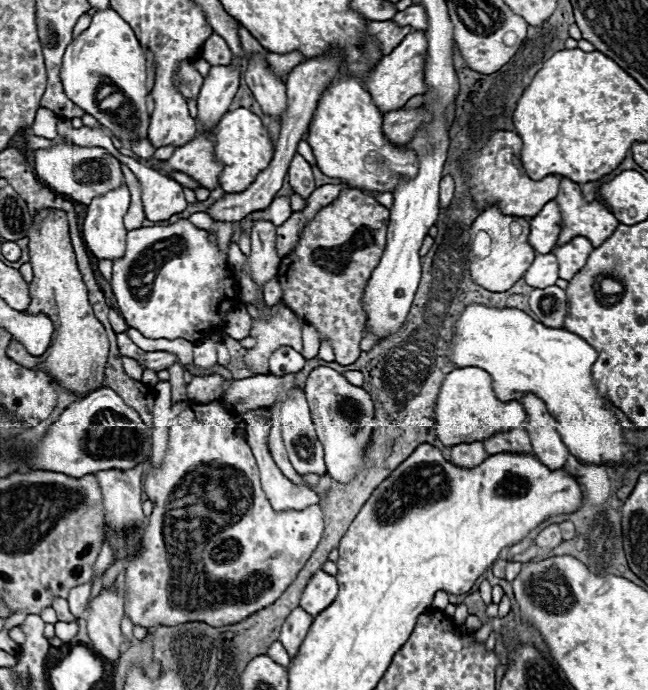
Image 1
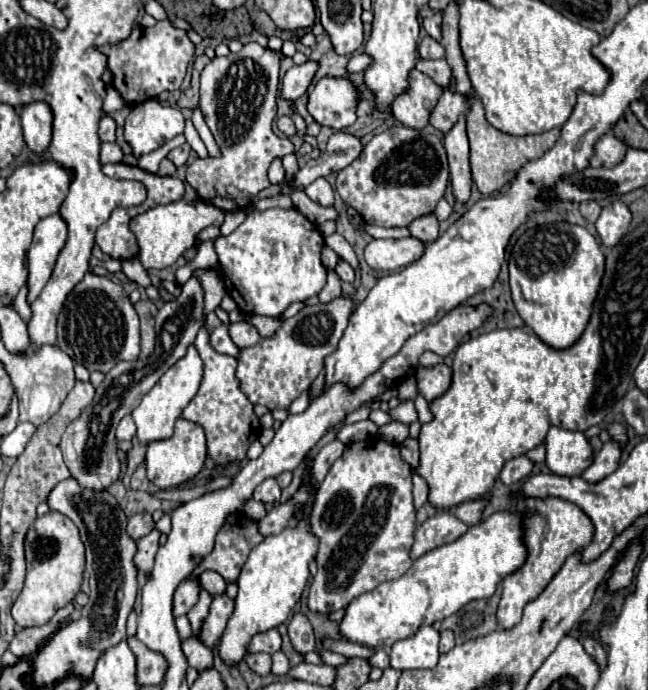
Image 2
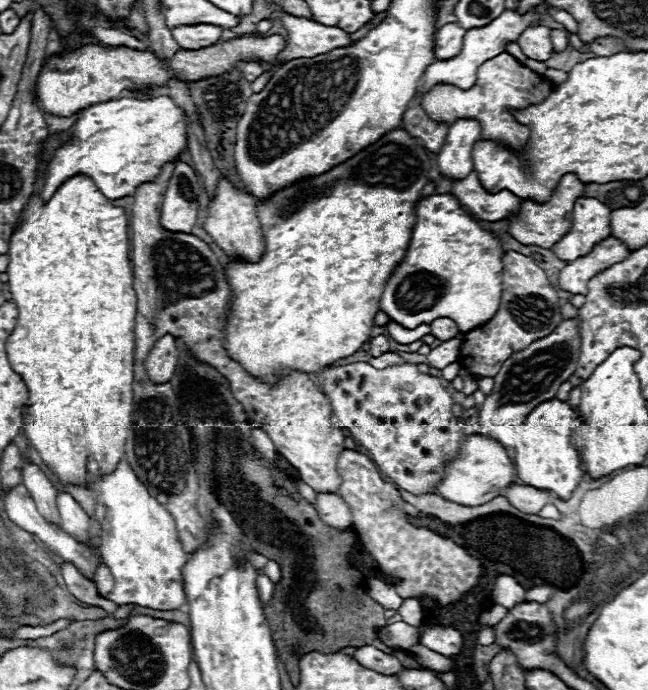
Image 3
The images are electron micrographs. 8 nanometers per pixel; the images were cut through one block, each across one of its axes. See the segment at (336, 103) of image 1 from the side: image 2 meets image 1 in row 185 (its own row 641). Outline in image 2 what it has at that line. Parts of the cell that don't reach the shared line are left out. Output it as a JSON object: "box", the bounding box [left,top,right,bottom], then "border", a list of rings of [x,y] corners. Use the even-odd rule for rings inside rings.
{"box":[340,512,526,648],"border":[[[496,512],[490,518],[482,520],[476,526],[470,526],[464,536],[458,540],[444,544],[440,548],[434,548],[412,562],[408,572],[404,572],[398,580],[382,582],[376,590],[360,594],[346,606],[346,614],[340,622],[340,634],[348,642],[356,642],[368,648],[392,648],[398,640],[414,636],[420,626],[432,626],[438,620],[448,618],[462,606],[466,606],[472,600],[478,598],[490,598],[496,592],[498,582],[518,570],[526,560],[526,550],[522,542],[522,530],[520,530],[520,512]]]}

